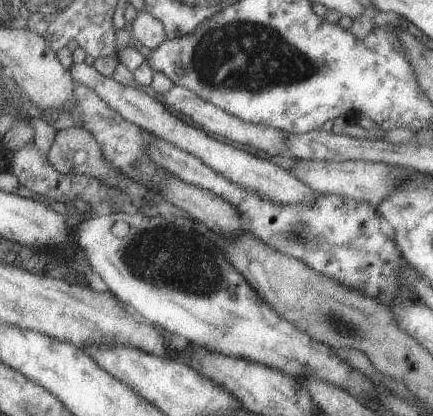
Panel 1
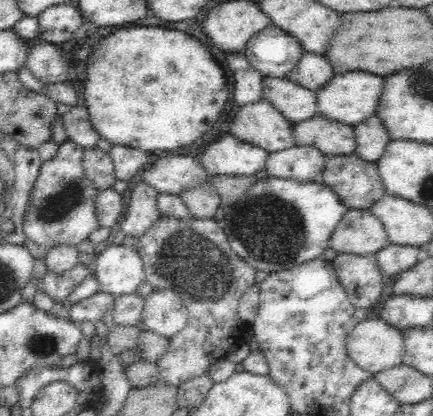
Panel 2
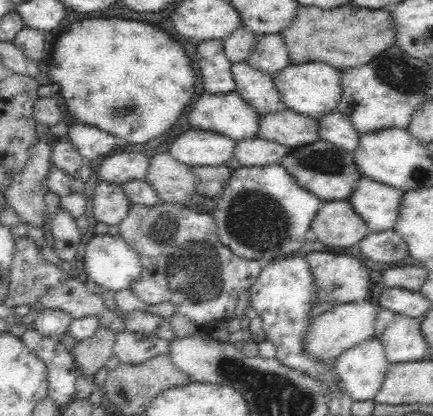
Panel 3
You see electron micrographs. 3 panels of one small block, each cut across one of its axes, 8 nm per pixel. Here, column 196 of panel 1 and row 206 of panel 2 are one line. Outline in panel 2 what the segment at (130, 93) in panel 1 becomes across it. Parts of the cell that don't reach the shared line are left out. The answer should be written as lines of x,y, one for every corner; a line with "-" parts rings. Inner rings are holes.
146,182
136,184
126,214
122,216
120,232
124,232
126,236
134,236
136,240
142,238
146,230
150,230
150,226
154,226
158,218
162,218
162,214
158,212
158,196
160,194

